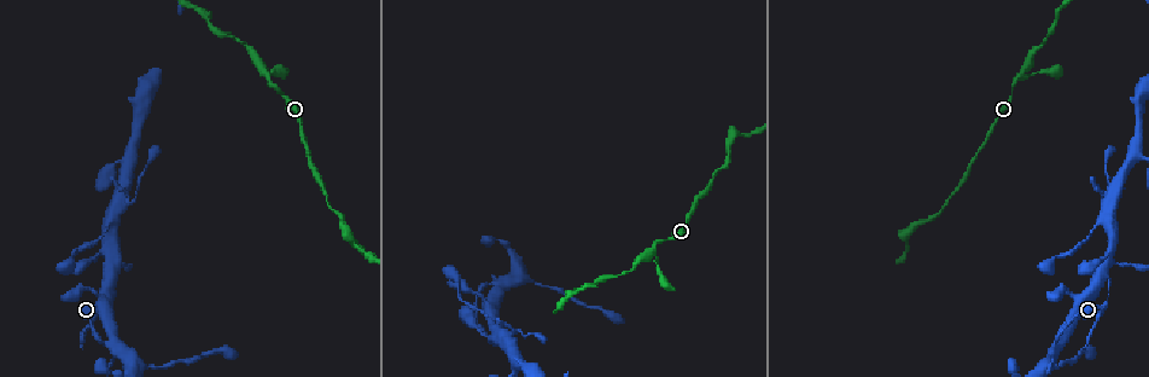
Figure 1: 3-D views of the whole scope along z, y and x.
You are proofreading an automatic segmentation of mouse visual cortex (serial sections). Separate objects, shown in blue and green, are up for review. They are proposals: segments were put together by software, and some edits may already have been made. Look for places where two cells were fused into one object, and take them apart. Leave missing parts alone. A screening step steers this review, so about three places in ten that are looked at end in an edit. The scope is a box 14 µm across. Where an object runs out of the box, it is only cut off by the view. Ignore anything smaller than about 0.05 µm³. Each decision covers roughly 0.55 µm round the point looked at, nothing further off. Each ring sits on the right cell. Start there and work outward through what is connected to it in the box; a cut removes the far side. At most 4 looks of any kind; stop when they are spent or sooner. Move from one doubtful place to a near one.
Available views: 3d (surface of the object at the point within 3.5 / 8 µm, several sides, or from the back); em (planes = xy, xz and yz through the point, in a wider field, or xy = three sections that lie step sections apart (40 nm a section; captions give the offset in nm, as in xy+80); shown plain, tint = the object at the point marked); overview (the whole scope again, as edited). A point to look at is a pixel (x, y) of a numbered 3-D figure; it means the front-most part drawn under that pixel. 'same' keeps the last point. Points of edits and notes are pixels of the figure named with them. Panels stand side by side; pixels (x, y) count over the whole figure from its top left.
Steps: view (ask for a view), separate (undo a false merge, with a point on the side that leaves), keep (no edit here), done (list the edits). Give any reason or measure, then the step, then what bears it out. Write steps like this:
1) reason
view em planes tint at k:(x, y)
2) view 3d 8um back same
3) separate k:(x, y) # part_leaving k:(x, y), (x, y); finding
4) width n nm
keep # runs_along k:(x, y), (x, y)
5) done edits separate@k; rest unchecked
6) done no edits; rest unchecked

small branch off a trunk
view 3d 3.5um at 1:(1056, 344)

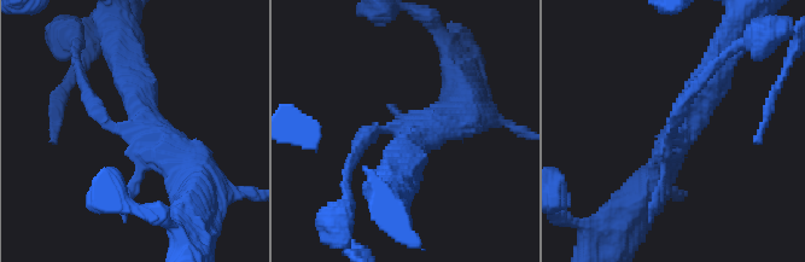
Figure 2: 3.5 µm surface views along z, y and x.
now the EM
view em xy step 1 tint at 2:(409, 135)

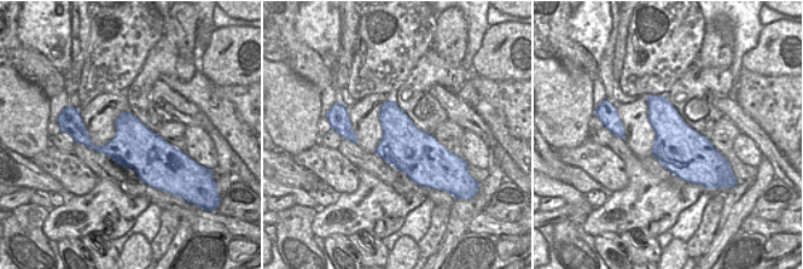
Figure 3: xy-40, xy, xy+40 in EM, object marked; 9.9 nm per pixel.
keep # runs_along 2:(356, 149), (375, 129), (412, 135), (397, 176); one cell here

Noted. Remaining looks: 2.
abrupt turn
view 3d 3.5um at 1:(1108, 257)

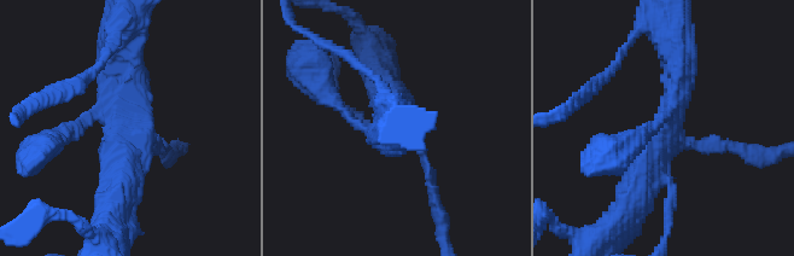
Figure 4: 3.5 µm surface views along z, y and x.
need the tissue
view em xy step 5 tint at 4:(127, 127)

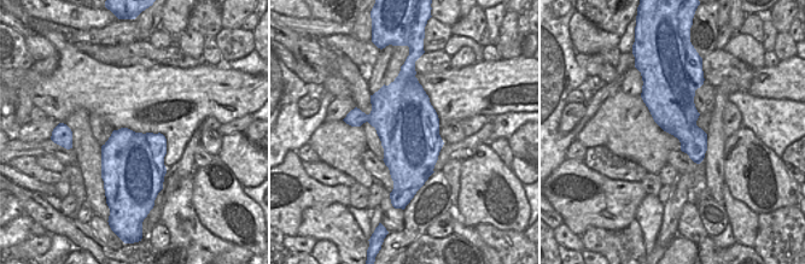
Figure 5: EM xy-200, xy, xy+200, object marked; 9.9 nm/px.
width 600 nm
keep # runs_along 4:(631, 202), (675, 109), (675, 50); all the same cell

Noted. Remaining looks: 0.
done no edits; rest unchecked

